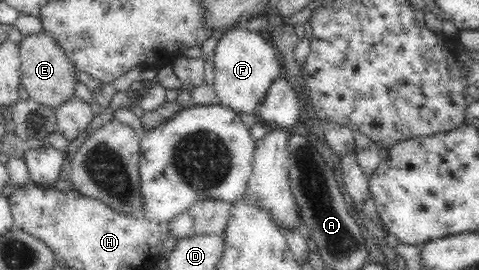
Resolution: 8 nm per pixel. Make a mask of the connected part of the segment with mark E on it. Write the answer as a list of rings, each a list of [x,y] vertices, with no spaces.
[[[44,31],[38,35],[24,36],[18,43],[21,57],[21,87],[27,89],[29,97],[44,107],[56,108],[74,99],[77,79],[74,66],[65,51]]]

